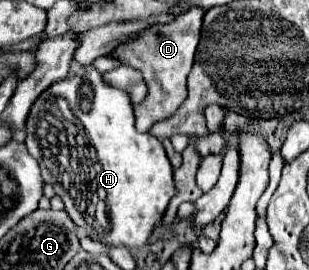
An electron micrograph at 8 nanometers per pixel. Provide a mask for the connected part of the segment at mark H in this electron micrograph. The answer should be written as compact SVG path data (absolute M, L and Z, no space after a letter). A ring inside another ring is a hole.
M84 65L84 67L76 67L76 77L74 79L62 79L58 83L54 83L52 87L48 87L38 99L36 103L32 105L32 111L28 115L28 121L26 121L26 147L28 151L34 155L34 159L40 163L40 169L42 169L42 179L46 183L50 183L54 187L54 191L62 197L64 205L66 205L66 213L72 215L72 221L82 227L86 231L86 235L102 245L108 245L112 243L112 247L128 247L128 249L134 249L134 247L142 247L148 243L150 235L154 233L154 229L158 225L162 225L162 217L166 213L166 207L170 203L170 199L176 195L176 185L174 185L174 177L172 177L172 165L166 157L166 151L160 143L160 139L148 135L148 133L138 133L136 127L134 127L134 113L132 113L132 103L128 99L128 95L124 95L124 91L120 89L114 89L114 87L108 87L100 77L100 73L96 73L90 65ZM84 87L90 87L92 89L92 105L90 105L90 111L82 111L82 89Z

